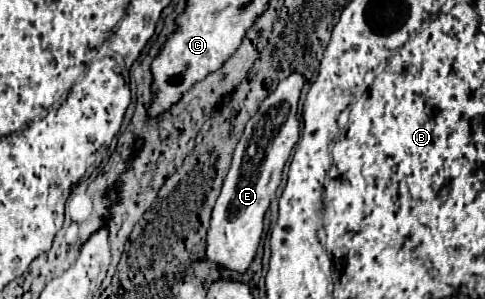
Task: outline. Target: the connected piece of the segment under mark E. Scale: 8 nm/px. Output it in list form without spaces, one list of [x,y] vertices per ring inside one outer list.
[[[291,73],[279,83],[279,87],[261,103],[257,115],[253,115],[233,151],[231,169],[223,181],[221,195],[213,207],[205,255],[221,269],[245,273],[255,259],[257,247],[263,235],[263,215],[281,183],[283,167],[299,139],[297,103],[303,87],[303,77]]]

